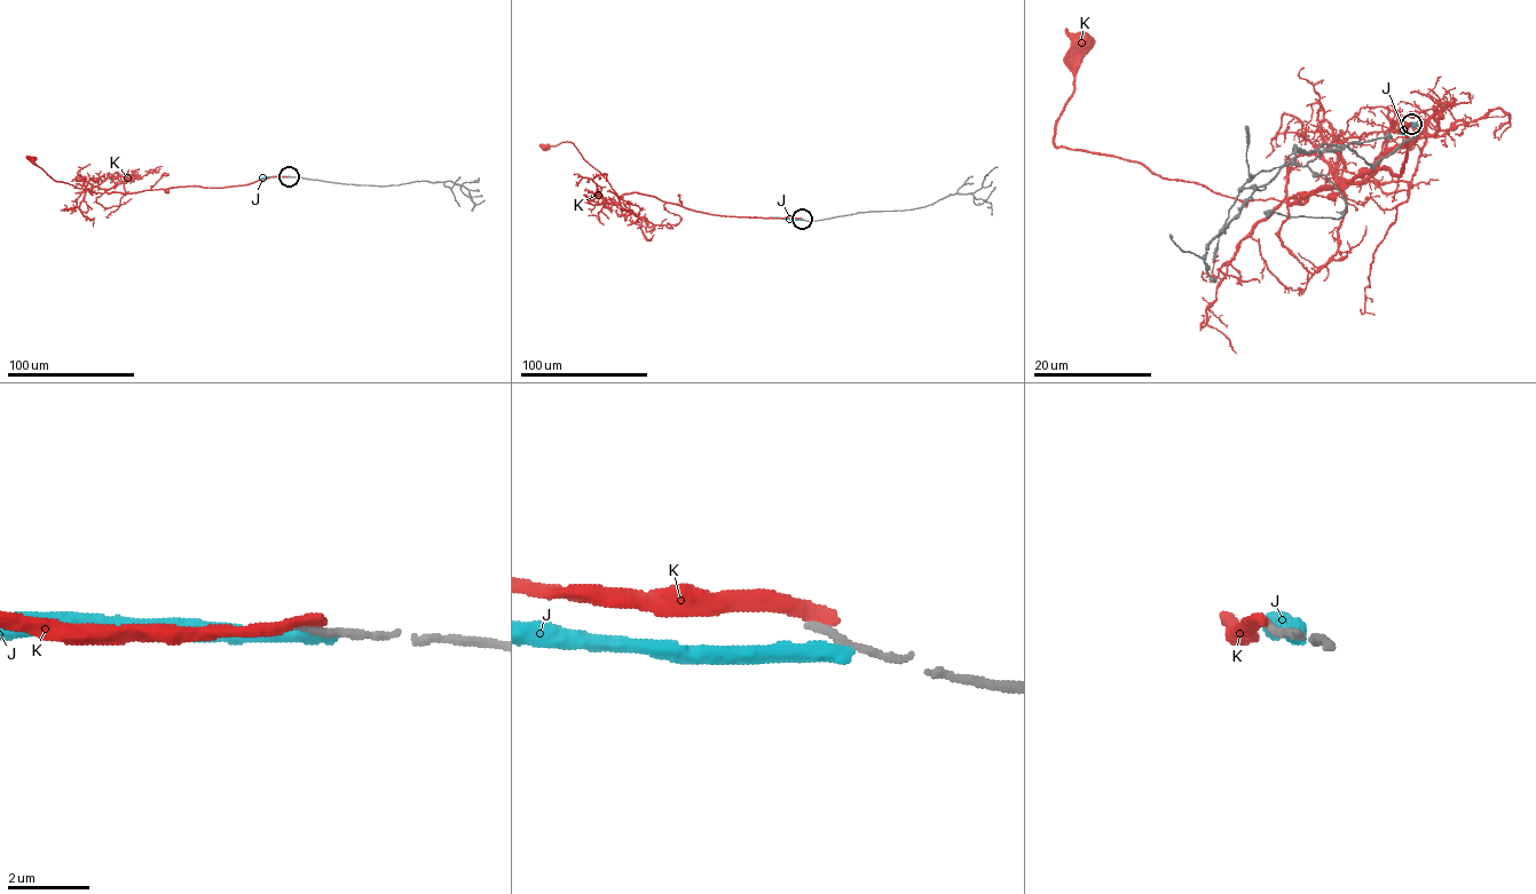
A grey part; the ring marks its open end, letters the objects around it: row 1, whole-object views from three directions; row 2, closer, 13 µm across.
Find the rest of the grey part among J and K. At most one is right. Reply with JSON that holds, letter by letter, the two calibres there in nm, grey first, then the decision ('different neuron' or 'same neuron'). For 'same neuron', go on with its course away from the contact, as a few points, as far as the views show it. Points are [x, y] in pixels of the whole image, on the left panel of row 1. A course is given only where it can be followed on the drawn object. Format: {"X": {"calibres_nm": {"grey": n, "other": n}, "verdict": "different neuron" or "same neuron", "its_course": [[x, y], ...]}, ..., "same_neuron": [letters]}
{"J": {"calibres_nm": {"grey": 260, "other": 400}, "verdict": "different neuron"}, "K": {"calibres_nm": {"grey": 220, "other": 360}, "verdict": "different neuron"}, "same_neuron": []}

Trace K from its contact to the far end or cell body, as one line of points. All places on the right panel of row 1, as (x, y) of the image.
K: (1410, 124), (1400, 175), (1372, 171), (1291, 197), (1299, 204), (1306, 196), (1233, 199), (1055, 144), (1086, 46)

